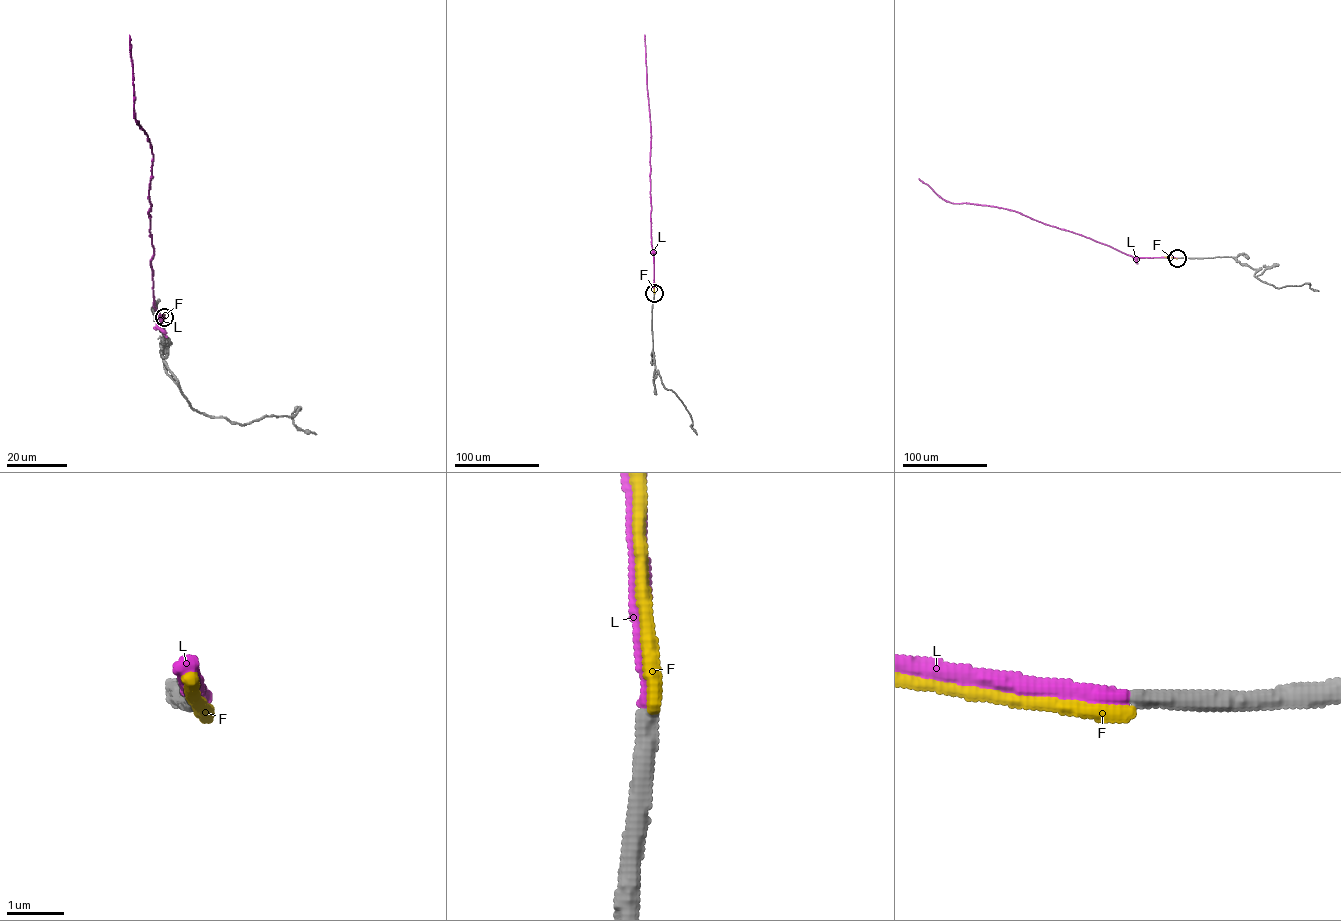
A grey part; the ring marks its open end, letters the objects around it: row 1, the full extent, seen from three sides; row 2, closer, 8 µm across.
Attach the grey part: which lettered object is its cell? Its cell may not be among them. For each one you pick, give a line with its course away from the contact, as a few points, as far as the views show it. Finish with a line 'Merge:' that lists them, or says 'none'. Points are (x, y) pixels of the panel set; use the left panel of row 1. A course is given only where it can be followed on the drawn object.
L: course (164, 318), (154, 308), (148, 213), (153, 156), (134, 111), (129, 35)
Merge: L

